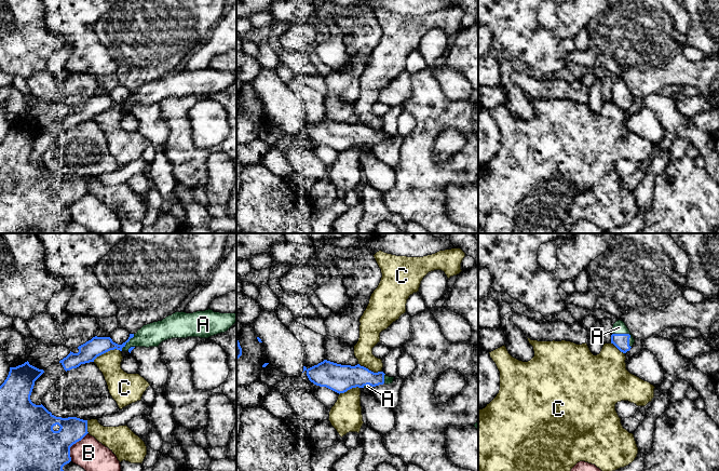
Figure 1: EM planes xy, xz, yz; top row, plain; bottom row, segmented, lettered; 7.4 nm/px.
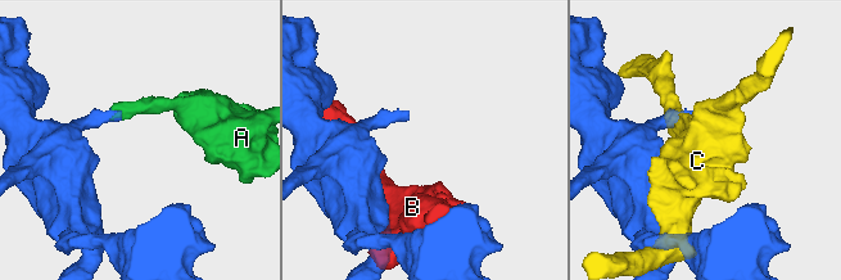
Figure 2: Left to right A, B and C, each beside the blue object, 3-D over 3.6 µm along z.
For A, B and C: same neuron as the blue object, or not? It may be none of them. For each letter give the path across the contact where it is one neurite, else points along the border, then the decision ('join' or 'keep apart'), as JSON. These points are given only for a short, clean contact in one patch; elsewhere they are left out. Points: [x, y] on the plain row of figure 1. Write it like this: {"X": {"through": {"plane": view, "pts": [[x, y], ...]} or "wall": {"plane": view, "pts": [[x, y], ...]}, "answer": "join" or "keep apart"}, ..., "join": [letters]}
{"A": {"through": {"plane": "yz", "pts": [[621, 99], [627, 92], [619, 85]]}, "answer": "join"}, "B": {"answer": "keep apart"}, "C": {"answer": "keep apart"}, "join": ["A"]}

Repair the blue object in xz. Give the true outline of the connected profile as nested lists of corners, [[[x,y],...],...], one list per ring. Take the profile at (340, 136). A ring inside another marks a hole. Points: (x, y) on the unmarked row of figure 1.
[[[327,118],[310,126],[303,124],[303,130],[311,140],[326,145],[337,151],[344,151],[352,146],[372,146],[379,143],[390,143],[394,135],[386,134],[383,130],[374,131],[361,124],[341,123]]]

